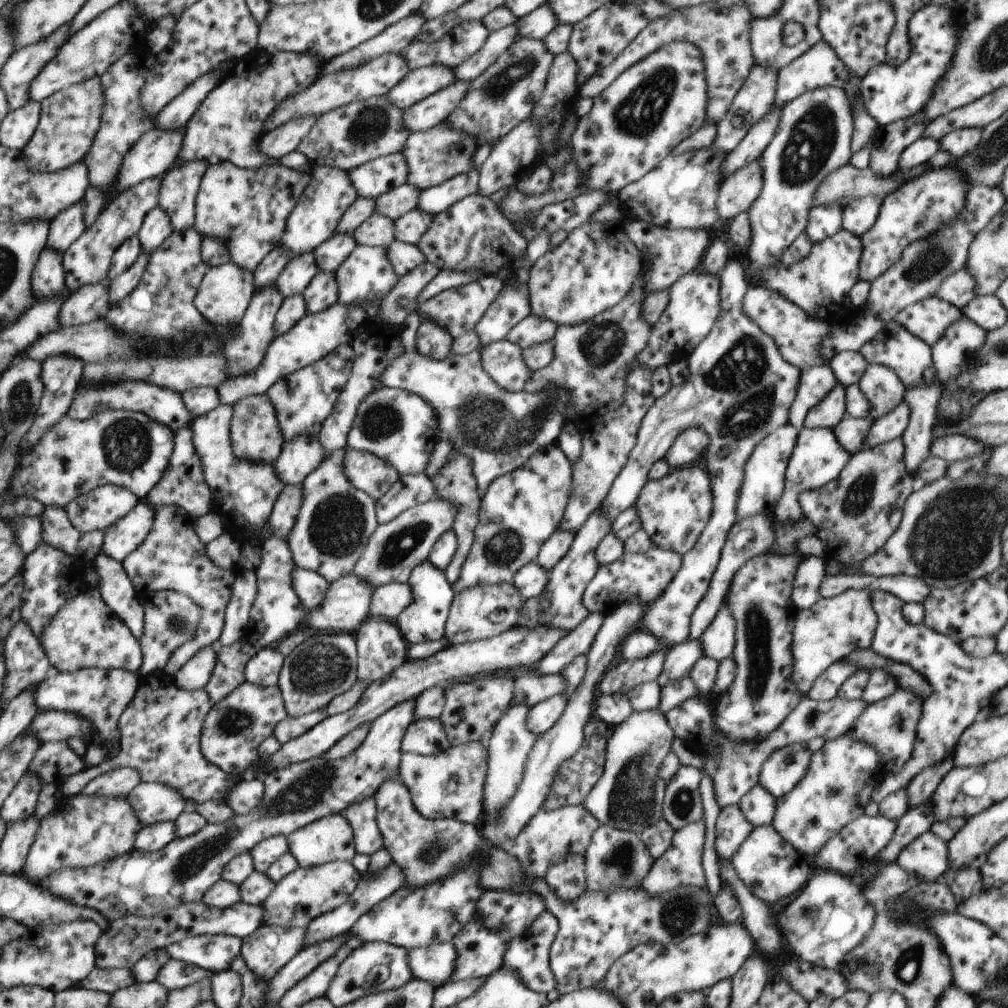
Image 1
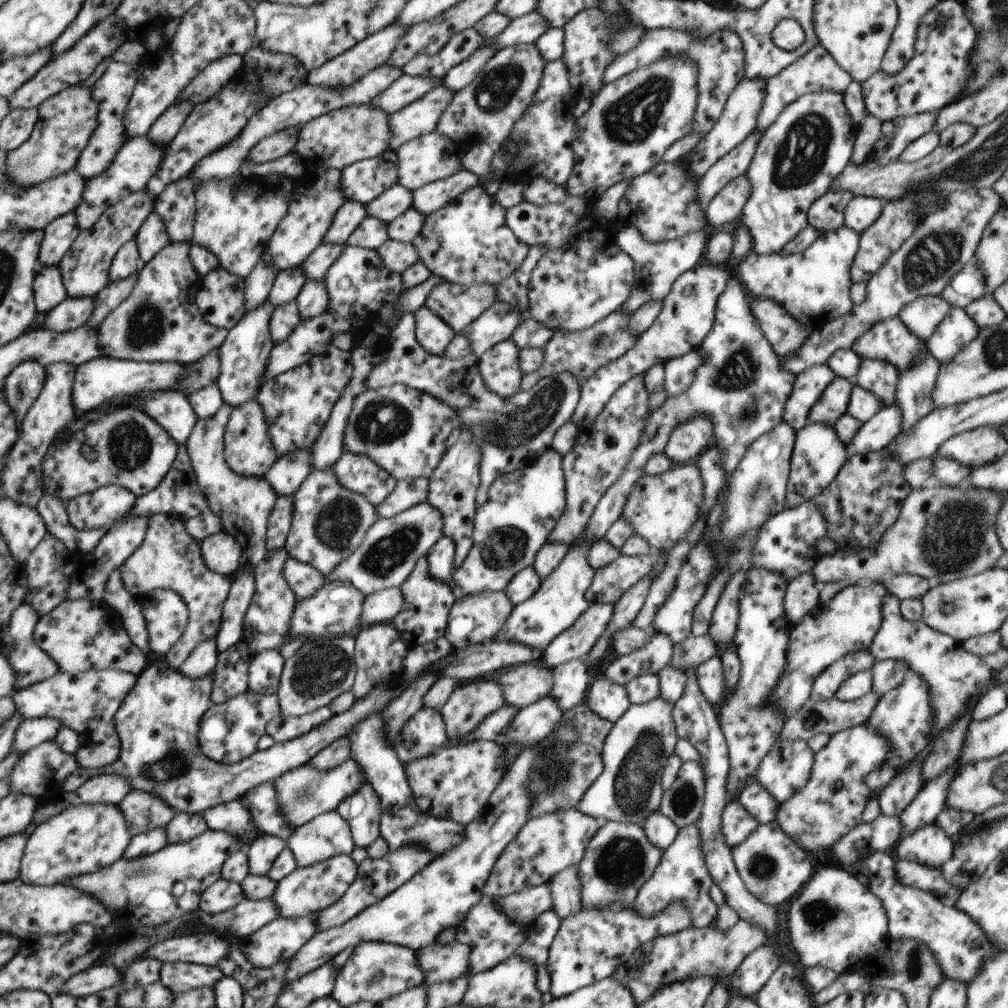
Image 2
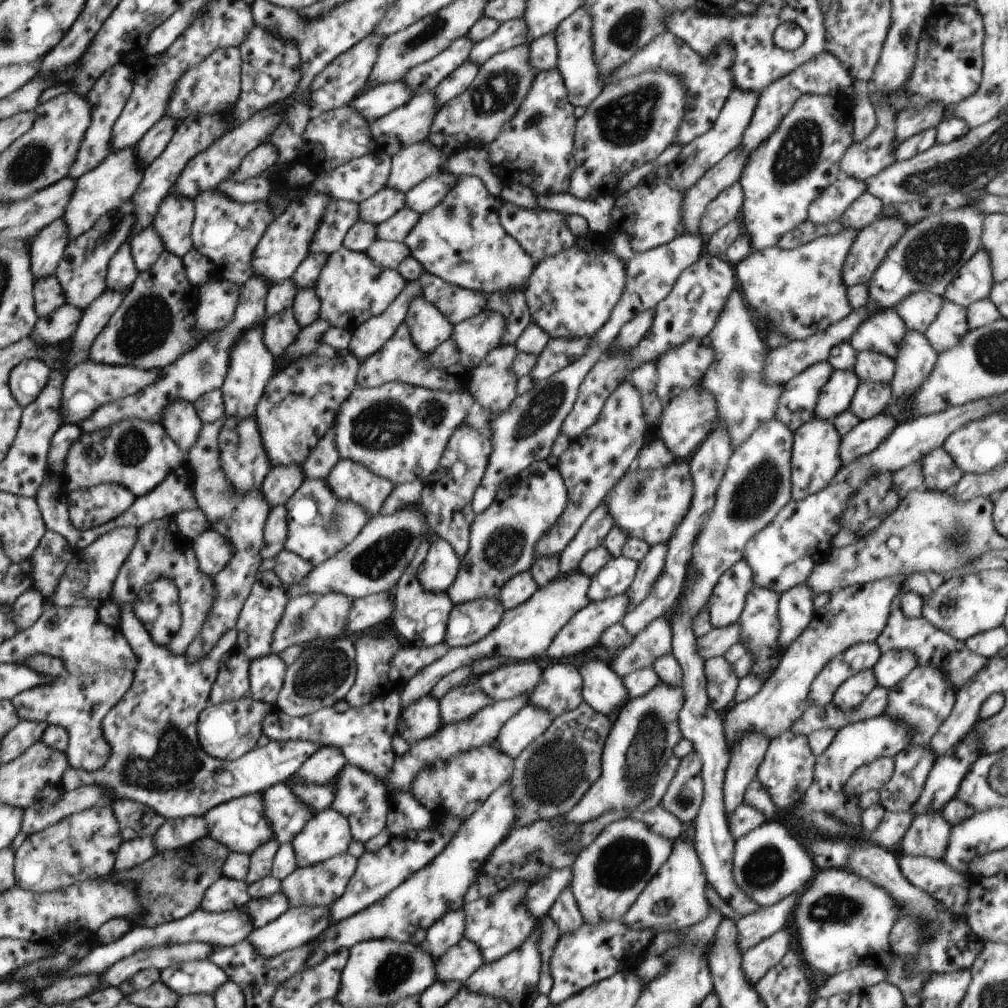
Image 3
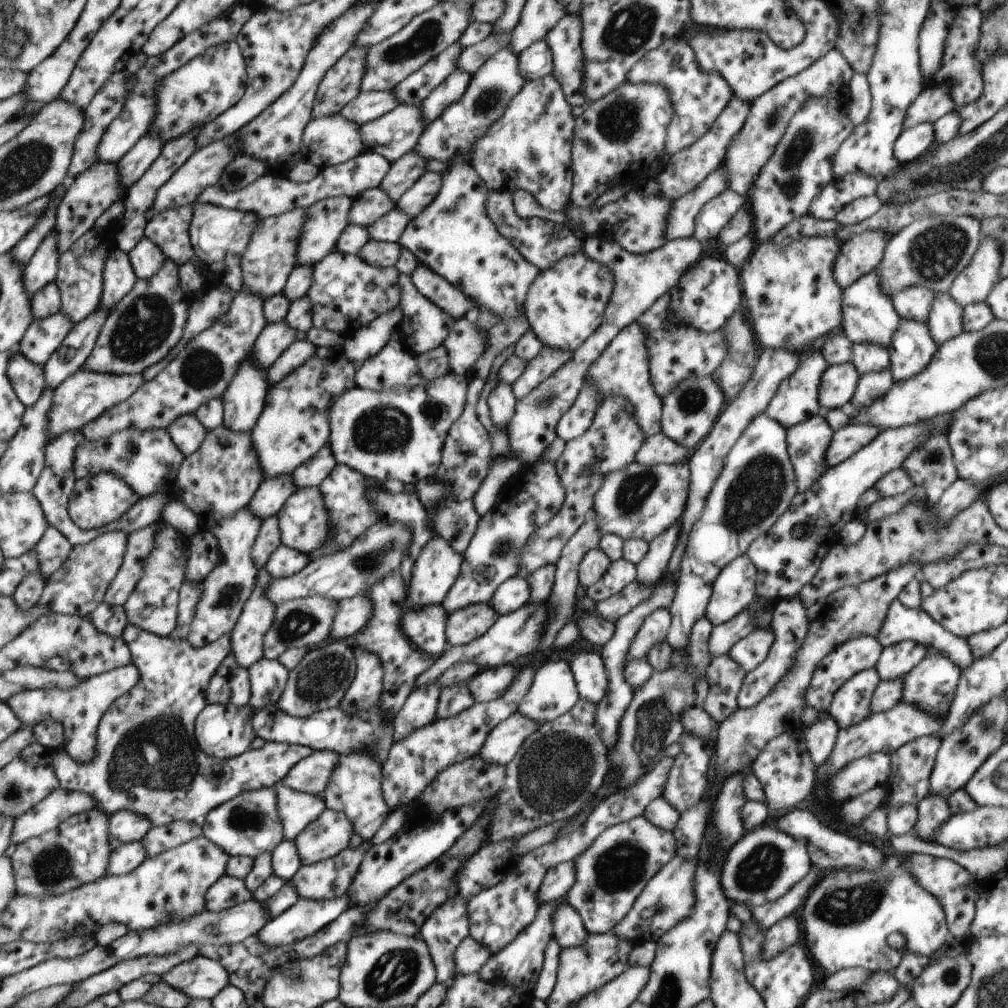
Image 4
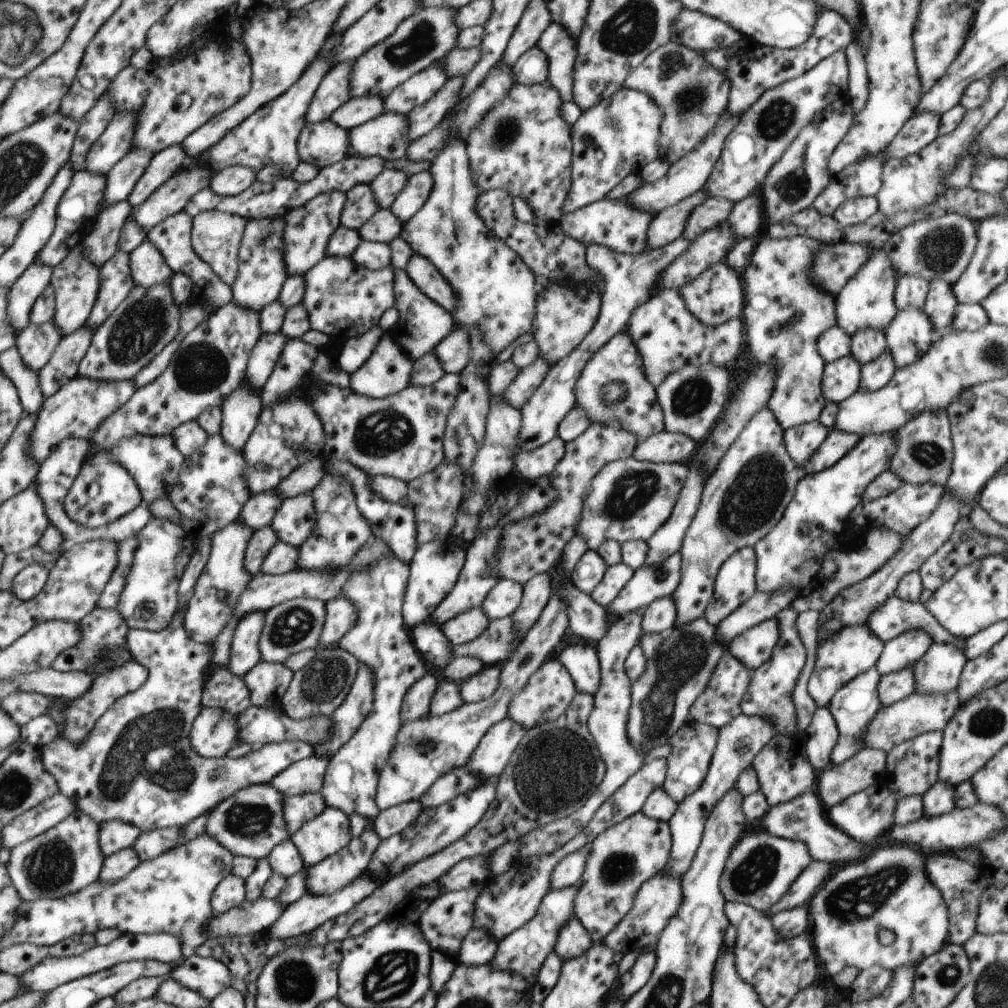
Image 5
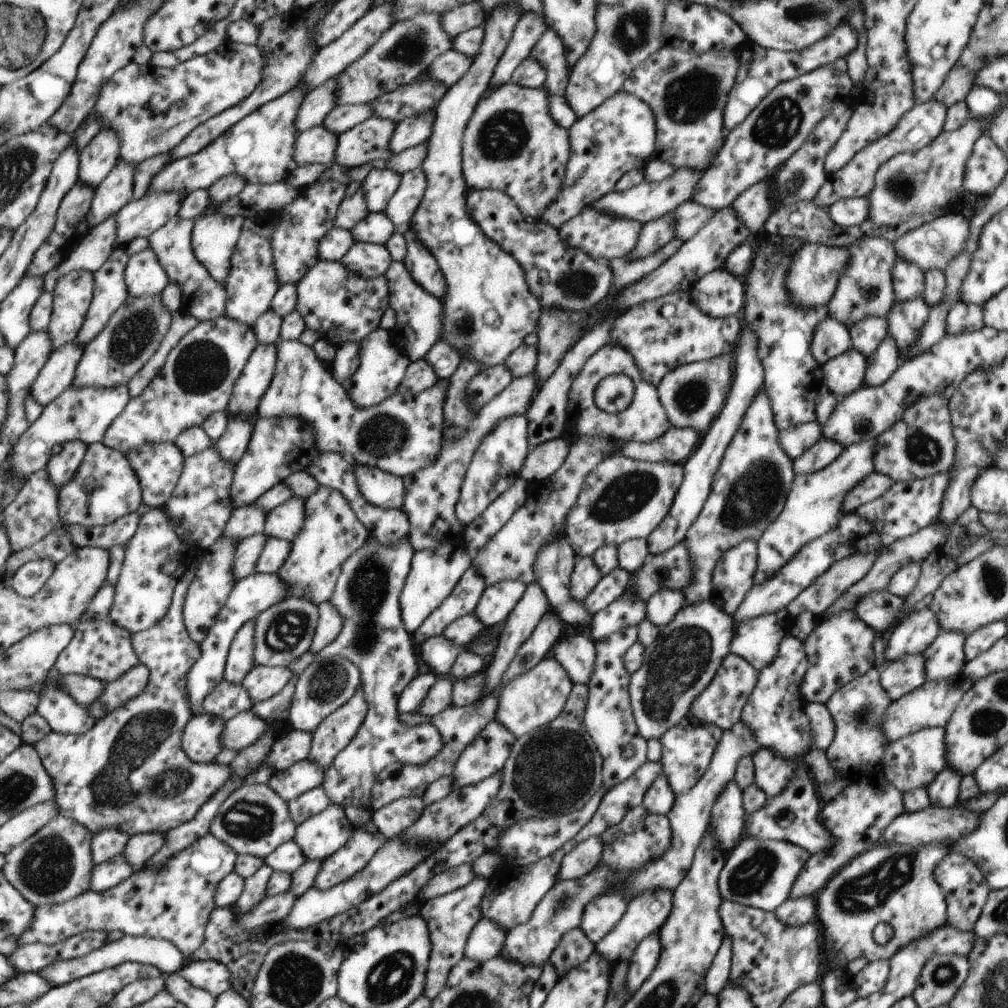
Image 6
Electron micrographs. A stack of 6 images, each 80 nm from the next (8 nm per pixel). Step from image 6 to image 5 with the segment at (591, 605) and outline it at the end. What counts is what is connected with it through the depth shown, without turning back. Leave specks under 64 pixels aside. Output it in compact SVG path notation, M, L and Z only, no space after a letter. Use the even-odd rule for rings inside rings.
M620 561L609 566L600 581L590 593L590 596L600 606L606 608L616 598L616 595L628 584L633 577L634 570Z

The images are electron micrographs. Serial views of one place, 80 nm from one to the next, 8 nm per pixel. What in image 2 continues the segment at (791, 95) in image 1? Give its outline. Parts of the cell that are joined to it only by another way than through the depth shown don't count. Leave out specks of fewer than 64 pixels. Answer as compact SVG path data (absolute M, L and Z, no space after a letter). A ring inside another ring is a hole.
M820 44L811 48L797 61L790 63L776 76L767 80L766 96L760 111L756 129L765 130L778 118L778 115L794 102L799 96L806 93L817 93L825 90L833 90L844 93L853 78L834 60L834 57Z

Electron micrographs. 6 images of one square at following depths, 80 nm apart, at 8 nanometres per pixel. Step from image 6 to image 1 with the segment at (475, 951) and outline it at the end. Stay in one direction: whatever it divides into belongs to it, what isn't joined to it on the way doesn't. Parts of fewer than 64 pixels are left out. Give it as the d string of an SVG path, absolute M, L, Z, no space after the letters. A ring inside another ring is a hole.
M451 942L407 949L407 953L413 976L431 982L436 988L455 971L457 950Z

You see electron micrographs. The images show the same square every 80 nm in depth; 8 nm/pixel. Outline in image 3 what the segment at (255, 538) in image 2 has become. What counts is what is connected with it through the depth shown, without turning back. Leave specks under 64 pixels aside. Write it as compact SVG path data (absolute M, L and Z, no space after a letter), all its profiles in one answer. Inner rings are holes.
M225 412L214 422L203 423L198 438L194 441L191 449L186 452L187 463L195 472L193 485L196 503L208 518L210 529L220 531L235 550L231 562L213 577L213 587L217 590L215 603L208 613L207 621L200 634L185 652L185 656L190 662L203 659L214 648L224 632L235 628L244 601L250 594L260 563L263 561L261 555L261 549L265 546L263 532L272 508L259 491L260 489L252 489L241 495L235 493L233 484L220 466L219 434L227 418Z

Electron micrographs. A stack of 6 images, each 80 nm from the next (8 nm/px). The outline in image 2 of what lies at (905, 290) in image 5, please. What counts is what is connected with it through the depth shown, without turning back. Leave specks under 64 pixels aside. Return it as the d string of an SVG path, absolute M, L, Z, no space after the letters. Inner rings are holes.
M940 295L923 296L909 302L897 316L912 334L926 343L951 308Z

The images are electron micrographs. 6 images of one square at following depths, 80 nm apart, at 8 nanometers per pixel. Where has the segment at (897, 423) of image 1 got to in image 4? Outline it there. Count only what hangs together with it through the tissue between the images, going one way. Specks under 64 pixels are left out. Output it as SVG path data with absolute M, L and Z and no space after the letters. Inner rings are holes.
M850 424L832 435L827 450L827 465L834 466L849 459L853 454L872 443L884 429L876 425Z

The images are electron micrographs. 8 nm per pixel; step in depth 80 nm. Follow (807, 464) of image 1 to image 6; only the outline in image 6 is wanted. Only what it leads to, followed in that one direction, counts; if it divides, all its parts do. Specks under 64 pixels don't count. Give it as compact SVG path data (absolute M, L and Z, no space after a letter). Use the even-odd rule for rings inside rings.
M821 423L799 424L779 432L779 441L784 452L792 459L799 459L813 444L822 438Z

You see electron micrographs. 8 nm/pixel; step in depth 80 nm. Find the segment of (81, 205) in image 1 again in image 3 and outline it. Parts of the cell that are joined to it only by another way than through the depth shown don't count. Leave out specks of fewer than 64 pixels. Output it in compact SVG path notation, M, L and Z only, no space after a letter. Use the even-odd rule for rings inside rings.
M62 217L45 226L32 239L31 271L36 281L55 274L70 240L66 221Z

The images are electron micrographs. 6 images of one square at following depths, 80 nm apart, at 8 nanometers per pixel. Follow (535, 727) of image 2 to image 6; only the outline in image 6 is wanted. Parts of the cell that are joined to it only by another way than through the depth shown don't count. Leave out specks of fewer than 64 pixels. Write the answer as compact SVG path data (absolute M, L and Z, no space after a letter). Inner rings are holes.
M498 721L489 722L456 761L452 774L455 788L473 786L500 774L516 739Z

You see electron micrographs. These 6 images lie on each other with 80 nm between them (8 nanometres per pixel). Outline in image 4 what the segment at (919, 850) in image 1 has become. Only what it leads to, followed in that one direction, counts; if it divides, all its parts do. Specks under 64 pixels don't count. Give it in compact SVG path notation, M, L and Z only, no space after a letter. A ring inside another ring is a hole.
M927 795L917 806L918 820L914 825L914 834L926 843L931 842L937 829L946 824L951 817L947 799Z

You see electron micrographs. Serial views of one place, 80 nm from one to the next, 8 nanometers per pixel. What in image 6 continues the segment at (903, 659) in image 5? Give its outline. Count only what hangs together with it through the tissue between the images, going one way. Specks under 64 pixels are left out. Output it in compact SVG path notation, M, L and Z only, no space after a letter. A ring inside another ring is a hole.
M929 607L918 608L908 614L888 639L884 660L895 663L906 655L923 653L942 632L938 619Z

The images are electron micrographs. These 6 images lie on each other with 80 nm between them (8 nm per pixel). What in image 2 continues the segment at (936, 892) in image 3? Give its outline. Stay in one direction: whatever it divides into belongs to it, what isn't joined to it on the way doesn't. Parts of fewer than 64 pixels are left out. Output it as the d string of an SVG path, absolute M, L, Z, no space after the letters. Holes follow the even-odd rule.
M895 858L894 870L897 880L905 887L920 889L924 892L936 890L936 892L942 892L946 898L954 898L954 900L960 896L956 888L948 886L940 870L932 870L930 867L898 858Z

